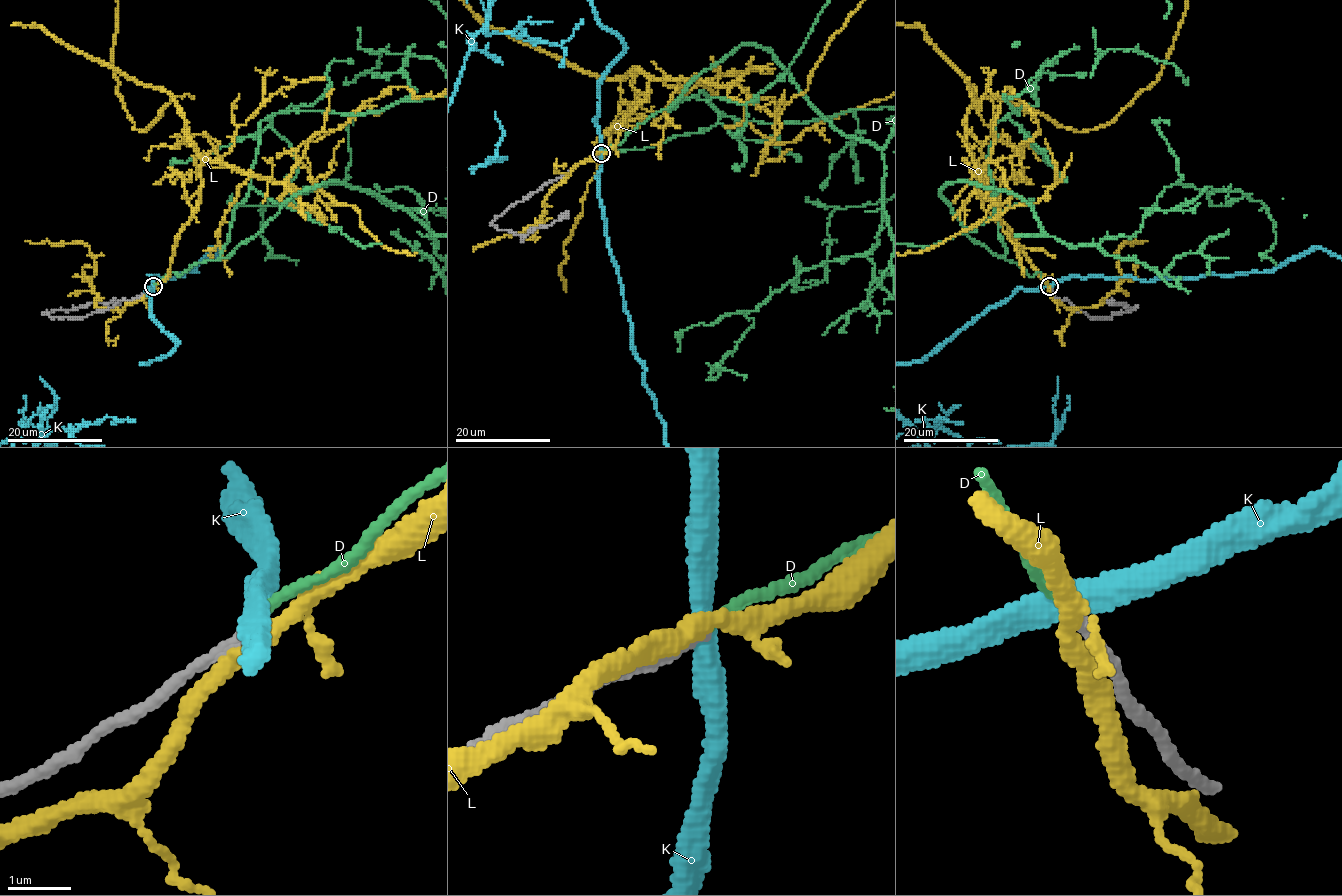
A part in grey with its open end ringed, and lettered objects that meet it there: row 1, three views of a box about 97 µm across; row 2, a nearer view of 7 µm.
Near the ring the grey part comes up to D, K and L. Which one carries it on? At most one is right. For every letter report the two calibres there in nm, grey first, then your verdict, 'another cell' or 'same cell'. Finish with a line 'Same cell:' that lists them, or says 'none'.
D: 180/160 nm | same cell
K: 180/380 nm | another cell
L: 240/280 nm | another cell
Same cell: D

